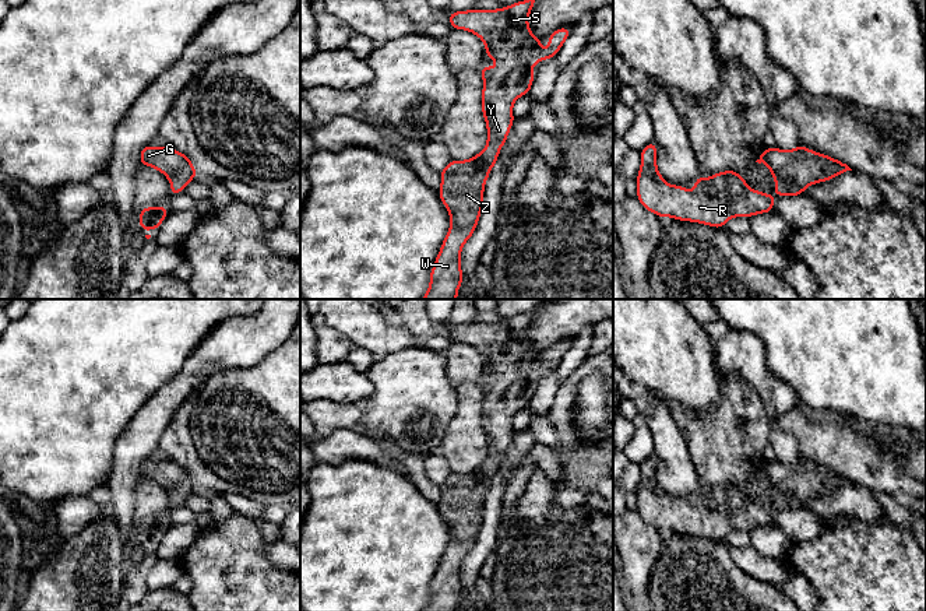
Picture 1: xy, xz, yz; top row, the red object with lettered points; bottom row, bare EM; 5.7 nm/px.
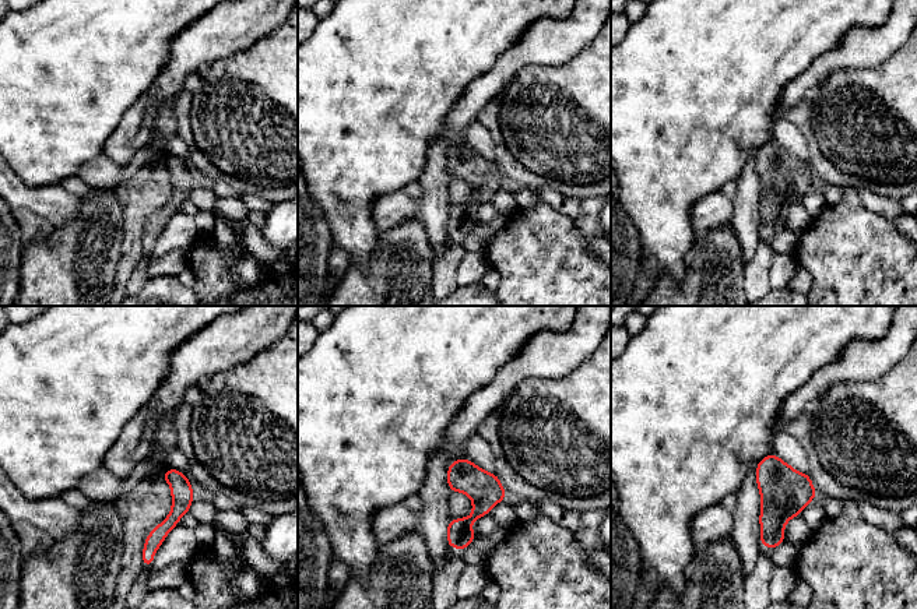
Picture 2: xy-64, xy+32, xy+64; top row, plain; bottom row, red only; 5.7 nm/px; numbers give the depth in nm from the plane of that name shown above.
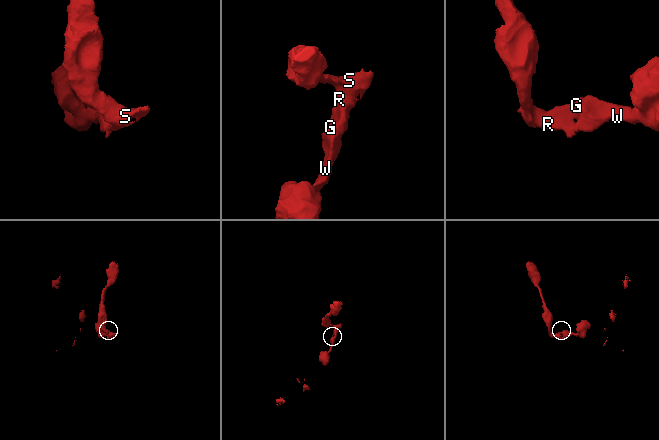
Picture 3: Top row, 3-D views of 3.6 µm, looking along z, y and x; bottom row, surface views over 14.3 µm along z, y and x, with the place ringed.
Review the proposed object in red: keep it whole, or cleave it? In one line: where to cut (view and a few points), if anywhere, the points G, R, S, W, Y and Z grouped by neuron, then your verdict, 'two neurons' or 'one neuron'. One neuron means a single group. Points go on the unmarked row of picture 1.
cut none; groups G R S W Y Z; one neuron

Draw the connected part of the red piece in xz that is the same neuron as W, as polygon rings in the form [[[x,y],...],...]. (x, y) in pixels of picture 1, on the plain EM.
[[[535,310],[499,323],[468,323],[448,327],[450,340],[453,343],[466,343],[478,348],[485,355],[486,371],[497,373],[500,379],[478,382],[485,393],[482,403],[482,426],[487,440],[486,461],[466,474],[451,473],[440,485],[441,499],[439,502],[439,509],[451,530],[451,538],[430,584],[429,603],[422,611],[457,611],[458,600],[464,596],[460,579],[461,563],[476,542],[483,522],[485,496],[514,438],[513,417],[521,408],[528,408],[535,391],[531,380],[542,372],[547,373],[554,371],[571,347],[571,343],[567,340],[552,345],[549,348],[549,362],[542,365],[539,362],[542,354],[535,351],[528,340],[528,329],[532,324],[534,316]]]

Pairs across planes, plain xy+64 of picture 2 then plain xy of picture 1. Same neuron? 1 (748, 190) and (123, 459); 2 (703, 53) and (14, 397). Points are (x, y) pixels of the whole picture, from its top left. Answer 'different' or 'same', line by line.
1: same
2: same

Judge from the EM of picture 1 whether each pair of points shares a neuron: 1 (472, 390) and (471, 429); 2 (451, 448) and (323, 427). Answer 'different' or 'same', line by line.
1: same
2: different

